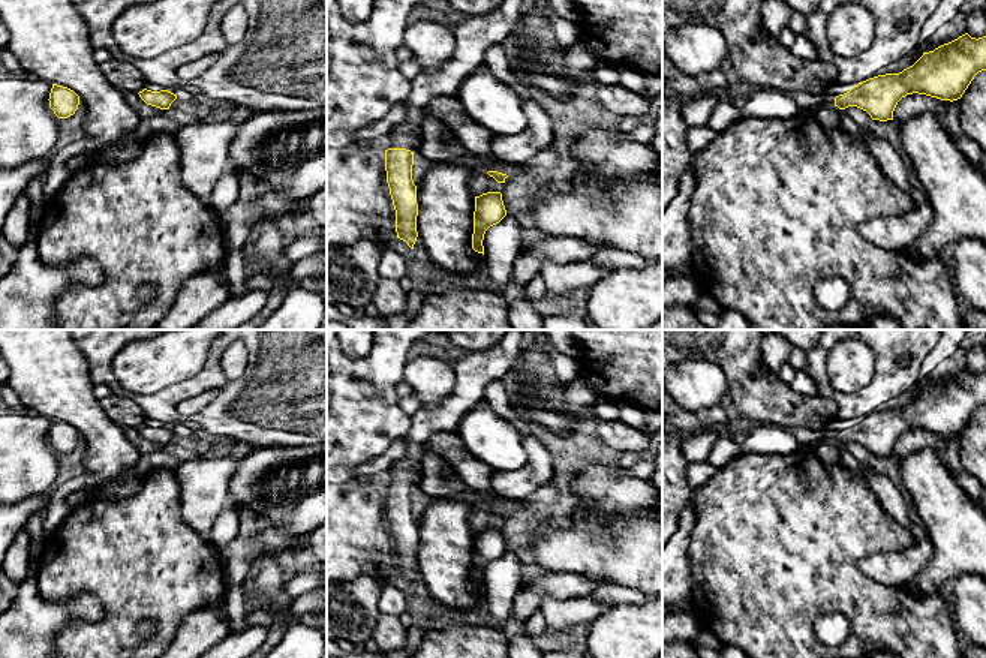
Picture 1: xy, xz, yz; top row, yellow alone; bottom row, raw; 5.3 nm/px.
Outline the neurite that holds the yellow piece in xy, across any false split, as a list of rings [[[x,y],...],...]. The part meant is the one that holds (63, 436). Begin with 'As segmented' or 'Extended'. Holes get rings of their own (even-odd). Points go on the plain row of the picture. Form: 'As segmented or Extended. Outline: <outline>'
As segmented. Outline: [[[52,420],[48,436],[49,444],[58,454],[73,451],[79,441],[79,432],[73,426],[57,420]]]

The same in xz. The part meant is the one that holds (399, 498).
As segmented. Outline: [[[406,484],[385,486],[385,507],[390,531],[396,546],[397,574],[411,585],[417,577],[417,522],[412,516],[414,487]]]

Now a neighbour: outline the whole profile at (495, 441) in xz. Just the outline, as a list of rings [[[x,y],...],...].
[[[486,403],[469,411],[457,432],[466,448],[493,469],[518,471],[527,465],[526,438]]]

